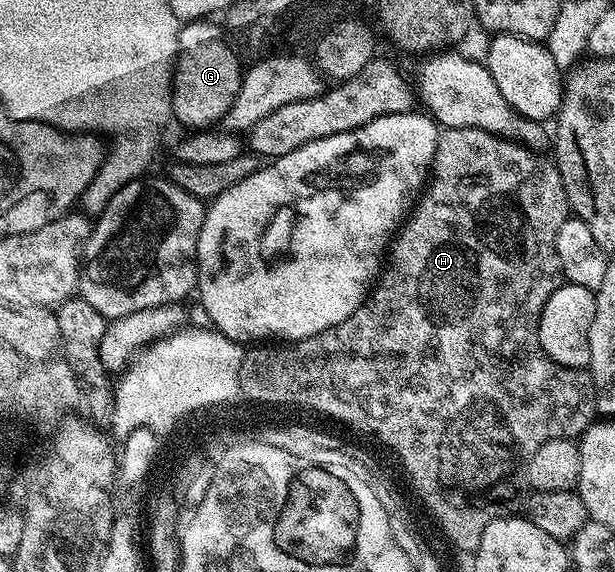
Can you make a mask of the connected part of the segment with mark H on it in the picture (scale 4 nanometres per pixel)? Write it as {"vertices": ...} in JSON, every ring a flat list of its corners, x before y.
{"vertices":[[444,128,442,132,440,132,439,142,435,148,435,159,431,162,429,180,426,182,425,188,422,190,421,196,418,198,415,208,411,210,405,224,400,228,399,232,395,234,389,246,389,256,386,258,385,268,382,270,381,276,378,278,377,284,372,288,367,300,357,307,357,311,353,311,353,315,349,319,345,319,341,323,337,323,333,327,329,327,317,335,304,337,303,340,294,343,271,343,268,344,271,345,268,349,259,349,263,347,248,348,243,354,243,362,241,363,241,392,245,391,250,393,251,397,262,398,263,401,296,401,302,402,305,405,314,406,316,409,326,410,327,413,334,413,336,417,354,422,354,425,362,426,362,429,374,430,383,441,388,441,390,445,395,446,395,449,406,458,407,465,410,466,411,474,414,474,415,482,418,482,419,489,423,492,423,497,427,498,427,502,430,502,432,509,435,510,435,513,438,513,439,520,442,521,439,527,441,533,447,536,448,539,459,548,457,549,459,551,474,551,478,549,481,543,481,535,485,535,485,527,489,527,489,523,493,523,498,517,512,516,512,514,516,512,515,504,519,501,519,488,524,488,525,485,527,460,531,458,533,451,537,451,537,447,541,447,547,441,551,440,552,437,566,437,568,439,578,438,592,425,597,417,595,388,591,386,590,372,588,372,587,369,574,369,573,367,565,367,561,363,557,363,541,347,539,320,543,314,543,308,549,299,549,295,553,295,553,291,558,289,561,282,564,280,563,271,559,268,559,256,557,255,557,247,555,244,557,243,557,231,561,231,561,223,565,223,568,219,569,206,567,204,567,196,565,195,565,187,561,183,561,175,557,171,554,160,547,158,546,161,545,158,538,157,535,152,536,150,534,148,528,147,518,140,498,133,490,133,484,129]]}

